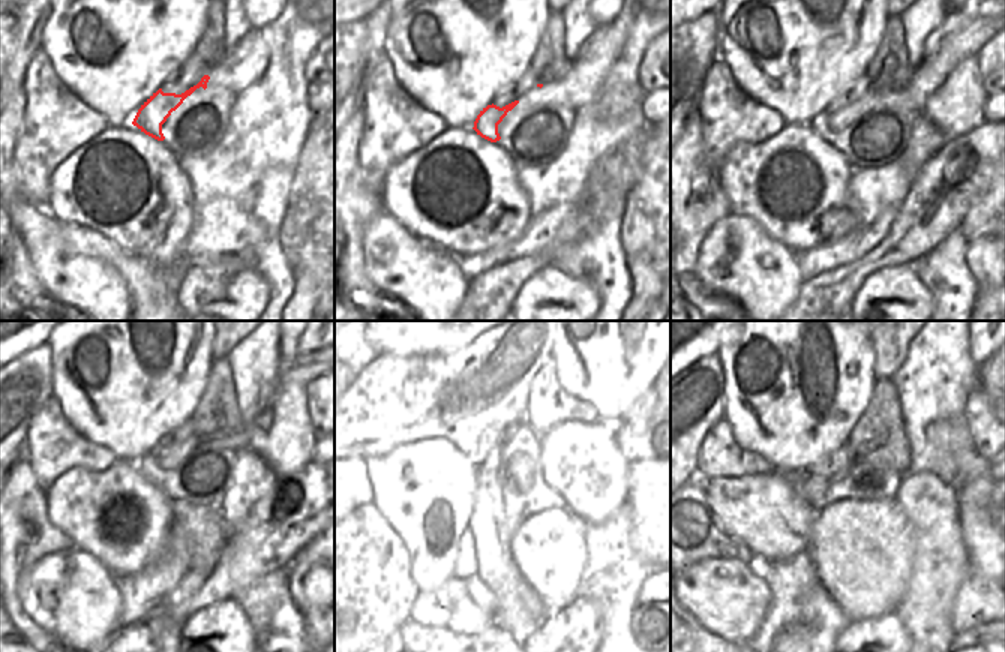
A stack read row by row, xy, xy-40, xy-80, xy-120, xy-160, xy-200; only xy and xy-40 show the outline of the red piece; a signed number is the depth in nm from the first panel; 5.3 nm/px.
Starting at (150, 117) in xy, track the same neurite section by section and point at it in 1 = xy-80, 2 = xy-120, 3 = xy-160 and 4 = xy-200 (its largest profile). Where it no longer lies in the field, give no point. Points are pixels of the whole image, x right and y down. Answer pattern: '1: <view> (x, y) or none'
1: xy-80 (821, 123)
2: xy-120 (150, 466)
3: xy-160 (480, 478)
4: xy-200 (812, 487)

